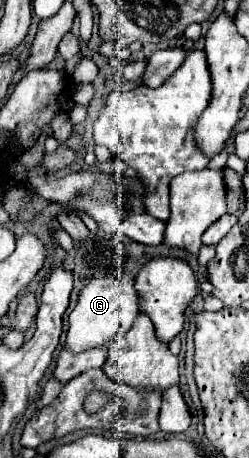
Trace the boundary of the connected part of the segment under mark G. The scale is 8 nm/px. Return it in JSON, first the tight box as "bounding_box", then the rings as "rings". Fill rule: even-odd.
{"bounding_box":[65,276,139,352],"rings":[[[113,276],[91,280],[79,294],[77,306],[69,316],[69,332],[65,348],[69,352],[83,352],[87,348],[97,348],[109,344],[115,336],[125,336],[139,314],[139,298],[135,294],[133,278],[123,276],[121,280]]]}

